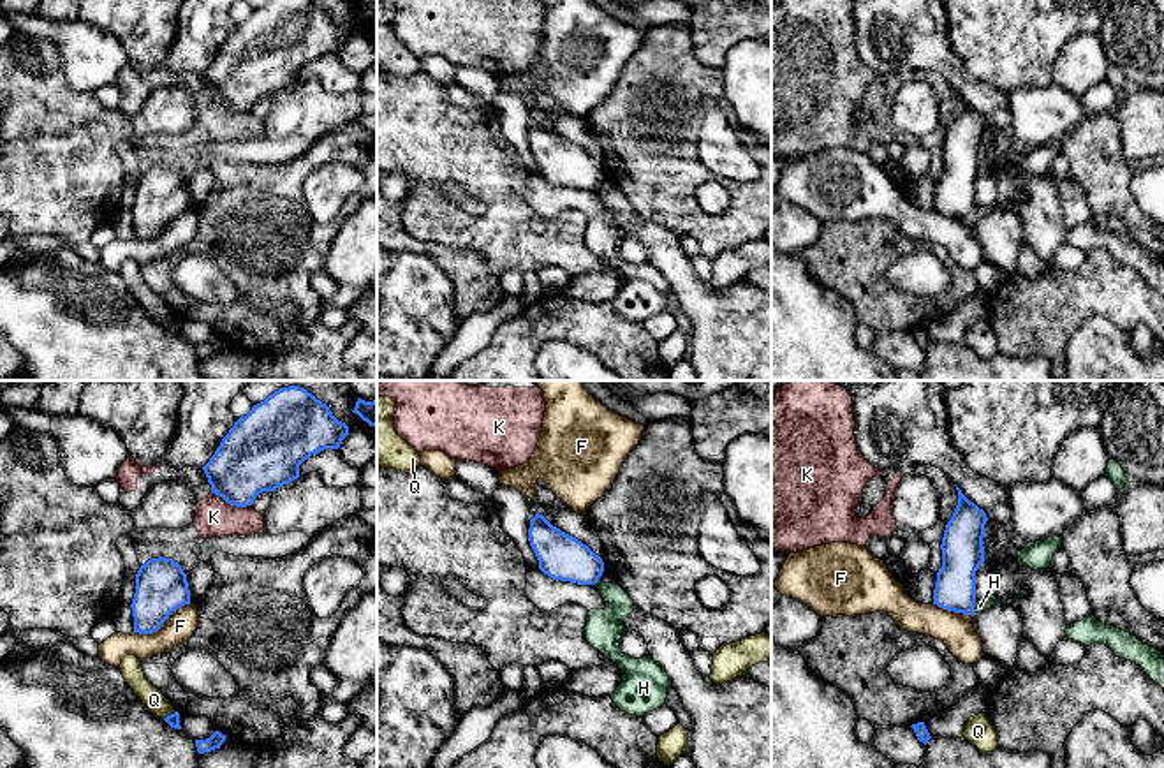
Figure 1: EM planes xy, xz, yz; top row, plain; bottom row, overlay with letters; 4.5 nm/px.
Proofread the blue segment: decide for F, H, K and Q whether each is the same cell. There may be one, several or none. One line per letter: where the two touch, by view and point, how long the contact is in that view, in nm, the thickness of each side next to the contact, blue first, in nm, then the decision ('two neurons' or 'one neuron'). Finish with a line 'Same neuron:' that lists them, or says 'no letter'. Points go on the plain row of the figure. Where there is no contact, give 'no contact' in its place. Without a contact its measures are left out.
F: meets blue in xy at (162, 228); contact 300 nm long; 240 nm thick on the blue side, 140 nm on the other; two neurons
H: meets blue in yz at (972, 212); contact 70 nm long; 190 nm thick on the blue side, 50 nm on the other; two neurons
K: meets blue in xy at (231, 110); contact 200 nm long; 320 nm thick on the blue side, 180 nm on the other; two neurons
Q: meets blue in xy at (171, 319); contact 70 nm long; 60 nm thick on the blue side, 100 nm on the other; two neurons
Same neuron: no letter

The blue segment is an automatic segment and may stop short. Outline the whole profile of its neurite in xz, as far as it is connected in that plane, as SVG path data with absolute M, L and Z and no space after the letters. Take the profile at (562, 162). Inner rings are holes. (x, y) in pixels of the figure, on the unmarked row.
M539 118L530 125L528 146L539 166L539 174L553 185L595 190L604 178L604 167L599 160L553 132Z

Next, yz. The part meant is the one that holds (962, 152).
M958 95L958 111L942 143L942 173L937 178L933 210L942 215L972 220L976 208L976 176L984 167L986 118Z

